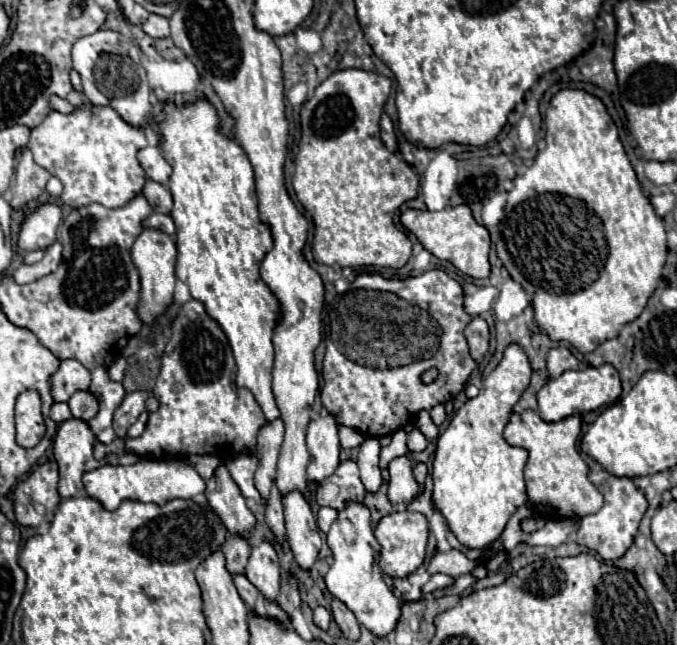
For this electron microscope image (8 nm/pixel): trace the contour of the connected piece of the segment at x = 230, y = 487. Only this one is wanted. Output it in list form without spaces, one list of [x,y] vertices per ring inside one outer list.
[[[222,465],[214,473],[214,477],[208,481],[206,497],[210,507],[218,513],[222,523],[232,535],[248,539],[248,535],[254,531],[256,517],[248,509],[244,495],[240,493],[238,485],[230,477],[228,469]]]

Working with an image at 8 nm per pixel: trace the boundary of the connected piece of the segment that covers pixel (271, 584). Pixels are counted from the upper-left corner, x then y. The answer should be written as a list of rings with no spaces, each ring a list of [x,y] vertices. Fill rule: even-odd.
[[[264,541],[252,549],[252,555],[246,567],[246,579],[268,601],[276,603],[280,595],[280,567],[278,567],[278,555],[270,541]]]

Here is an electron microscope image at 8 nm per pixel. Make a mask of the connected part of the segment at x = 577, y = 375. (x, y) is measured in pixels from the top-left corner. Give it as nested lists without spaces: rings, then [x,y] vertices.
[[[612,365],[588,367],[580,371],[564,371],[560,377],[548,379],[546,385],[538,391],[538,411],[544,421],[560,421],[570,415],[582,415],[602,405],[610,405],[620,397],[620,393],[622,393],[620,375]]]

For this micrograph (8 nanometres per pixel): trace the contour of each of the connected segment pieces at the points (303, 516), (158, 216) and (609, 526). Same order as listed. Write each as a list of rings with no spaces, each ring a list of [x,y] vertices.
[[[290,493],[288,497],[284,497],[282,503],[284,503],[288,543],[294,553],[294,559],[304,571],[310,571],[318,561],[322,547],[316,517],[312,515],[310,503],[302,497],[302,493]]]
[[[152,213],[152,215],[150,215],[150,219],[146,219],[146,221],[144,221],[144,227],[162,229],[162,231],[164,231],[164,233],[168,233],[170,237],[174,237],[174,235],[176,235],[176,225],[174,225],[172,217],[170,217],[170,215],[166,215],[166,213]]]
[[[590,461],[590,481],[604,495],[604,505],[602,505],[602,509],[598,513],[586,515],[580,521],[576,541],[580,545],[596,551],[602,559],[614,561],[614,559],[622,557],[626,553],[626,549],[630,547],[630,543],[634,541],[634,535],[638,531],[638,523],[640,523],[642,515],[648,509],[648,501],[646,501],[644,493],[634,485],[634,481],[630,477],[616,477],[616,475],[608,473],[596,461]]]

